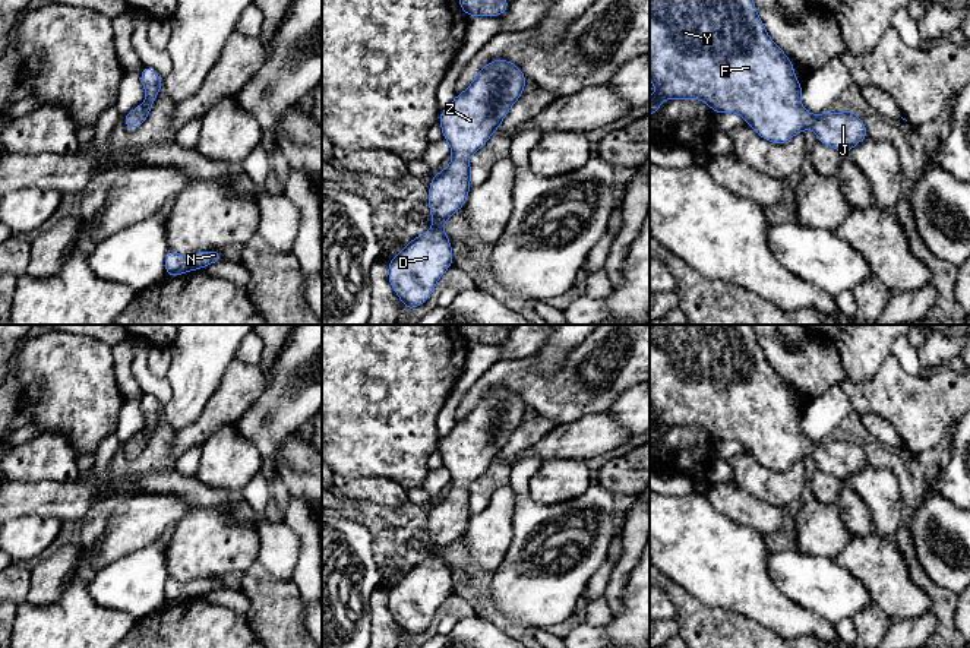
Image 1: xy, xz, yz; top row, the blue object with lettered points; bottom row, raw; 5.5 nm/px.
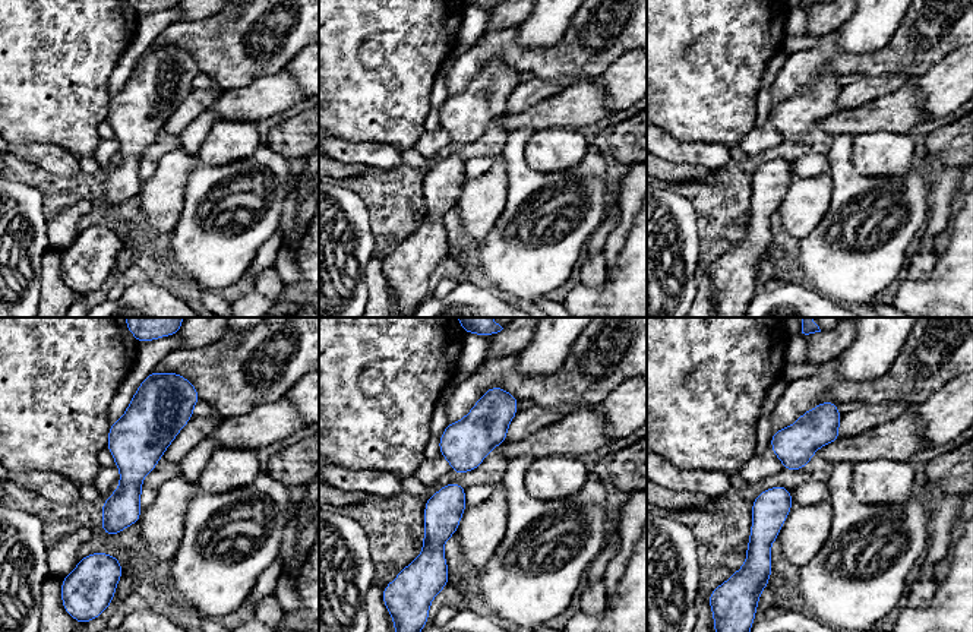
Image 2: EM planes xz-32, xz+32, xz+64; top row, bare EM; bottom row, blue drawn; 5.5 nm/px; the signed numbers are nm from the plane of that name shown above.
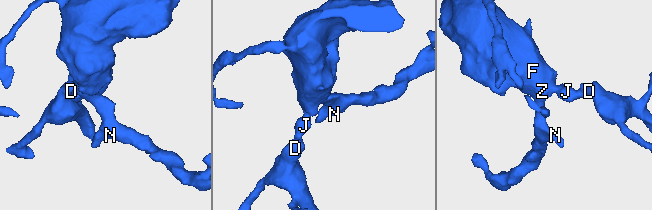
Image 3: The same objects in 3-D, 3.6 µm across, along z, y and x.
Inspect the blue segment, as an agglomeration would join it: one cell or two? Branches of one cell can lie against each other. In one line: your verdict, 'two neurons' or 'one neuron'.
one neuron

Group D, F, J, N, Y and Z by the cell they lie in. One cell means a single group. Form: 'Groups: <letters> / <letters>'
Groups: D F J N Y Z

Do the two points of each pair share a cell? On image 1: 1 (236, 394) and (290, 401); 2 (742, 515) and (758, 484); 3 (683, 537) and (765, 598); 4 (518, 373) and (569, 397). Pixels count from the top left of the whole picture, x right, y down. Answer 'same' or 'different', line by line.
1: different
2: different
3: same
4: same

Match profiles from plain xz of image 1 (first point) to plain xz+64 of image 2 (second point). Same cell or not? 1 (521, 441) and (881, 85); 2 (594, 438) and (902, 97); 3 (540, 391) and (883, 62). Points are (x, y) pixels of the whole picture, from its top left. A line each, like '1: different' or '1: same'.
1: same
2: same
3: same

